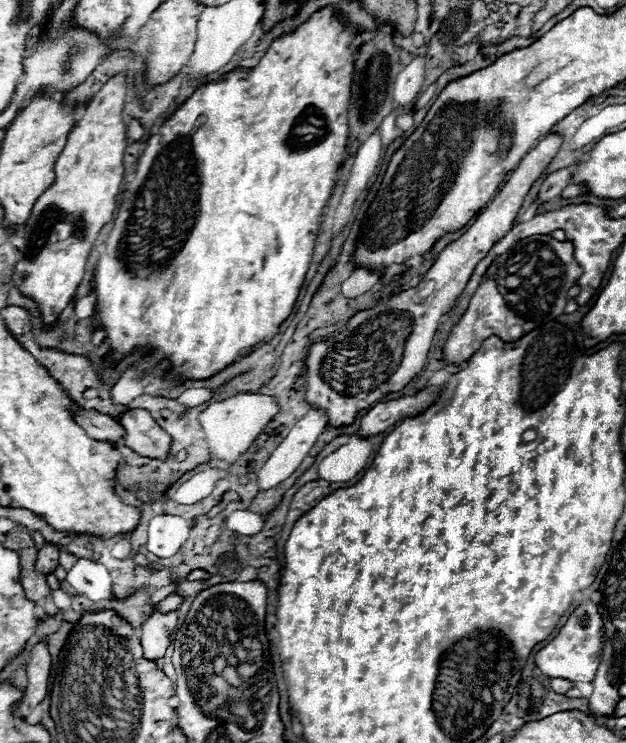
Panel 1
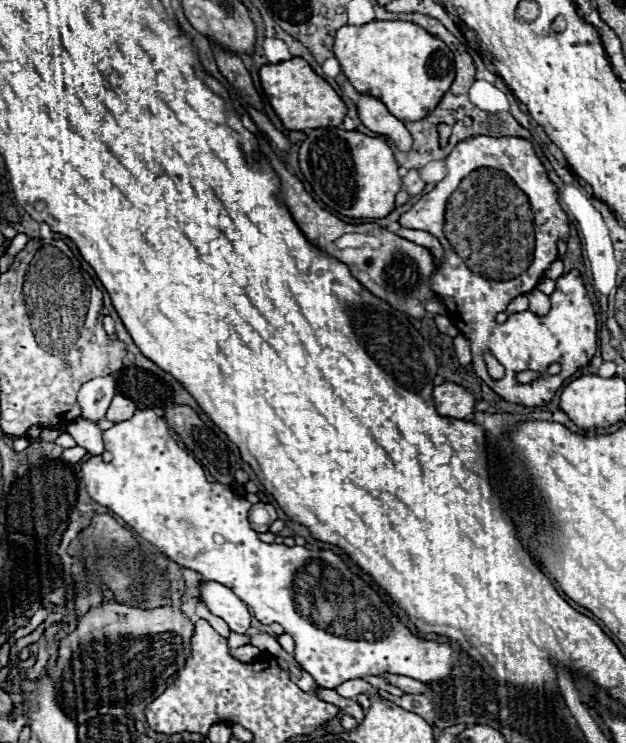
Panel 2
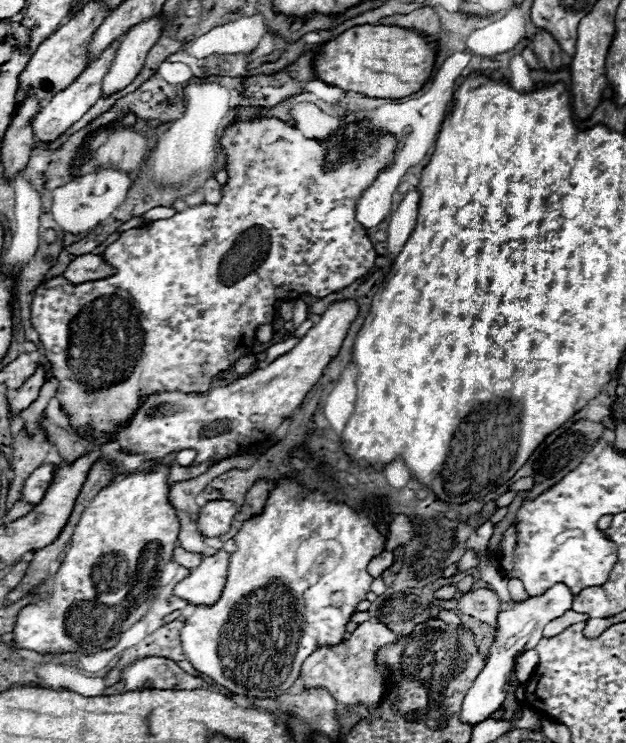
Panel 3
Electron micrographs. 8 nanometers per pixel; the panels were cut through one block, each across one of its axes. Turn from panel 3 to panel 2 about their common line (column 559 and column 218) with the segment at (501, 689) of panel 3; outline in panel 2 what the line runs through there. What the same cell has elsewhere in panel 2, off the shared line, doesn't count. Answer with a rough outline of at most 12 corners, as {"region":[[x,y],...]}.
{"region":[[200,582],[196,602],[232,632],[250,628],[250,612],[218,582]]}

